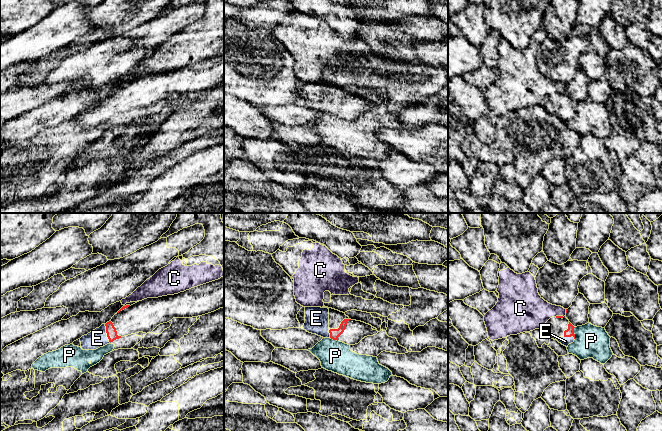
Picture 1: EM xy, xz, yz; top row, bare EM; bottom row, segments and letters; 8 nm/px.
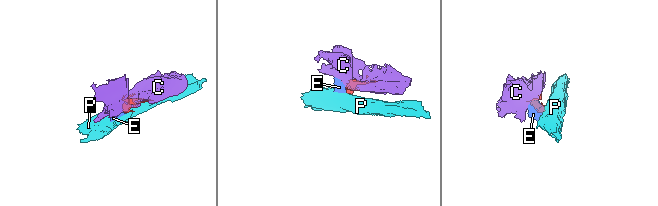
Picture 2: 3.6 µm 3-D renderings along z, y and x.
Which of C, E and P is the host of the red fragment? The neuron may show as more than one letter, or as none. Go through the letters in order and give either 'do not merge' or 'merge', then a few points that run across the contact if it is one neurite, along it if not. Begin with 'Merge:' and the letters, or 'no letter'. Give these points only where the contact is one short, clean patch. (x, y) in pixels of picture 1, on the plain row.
Merge: E
C: do not merge
E: merge; line xy (111, 107), (106, 108), (97, 114)
P: do not merge; line yz (575, 103), (574, 114)

